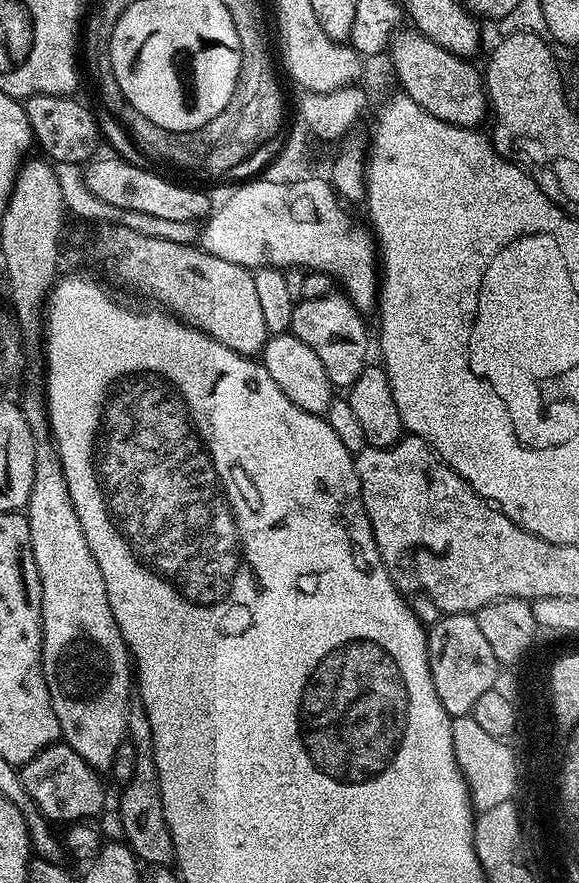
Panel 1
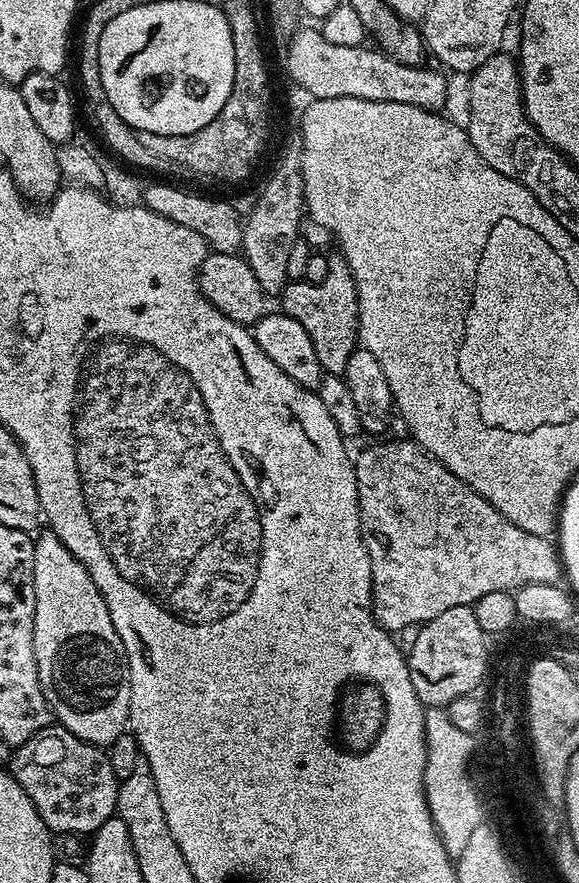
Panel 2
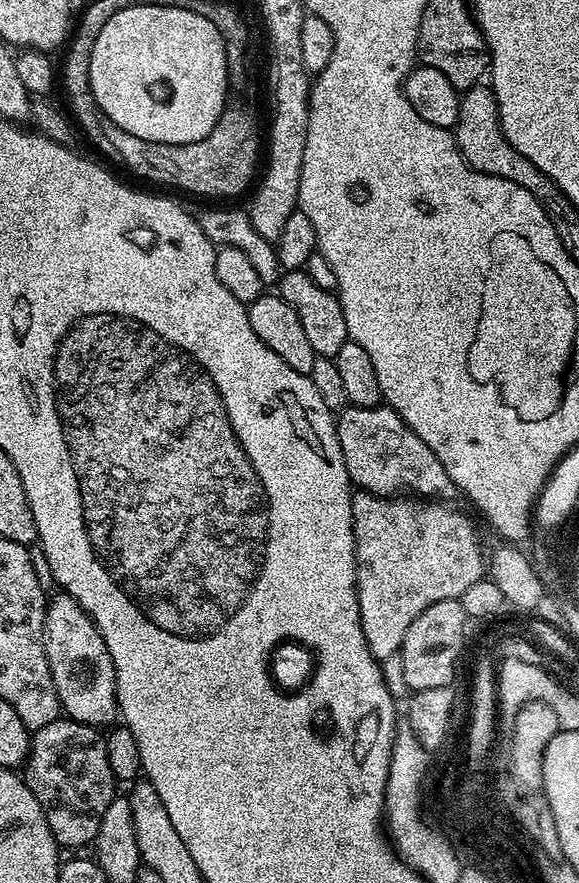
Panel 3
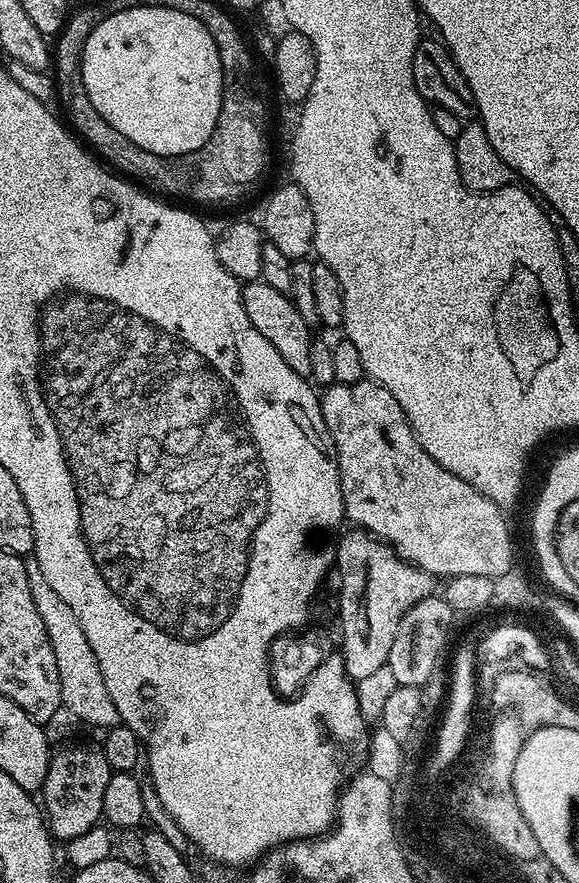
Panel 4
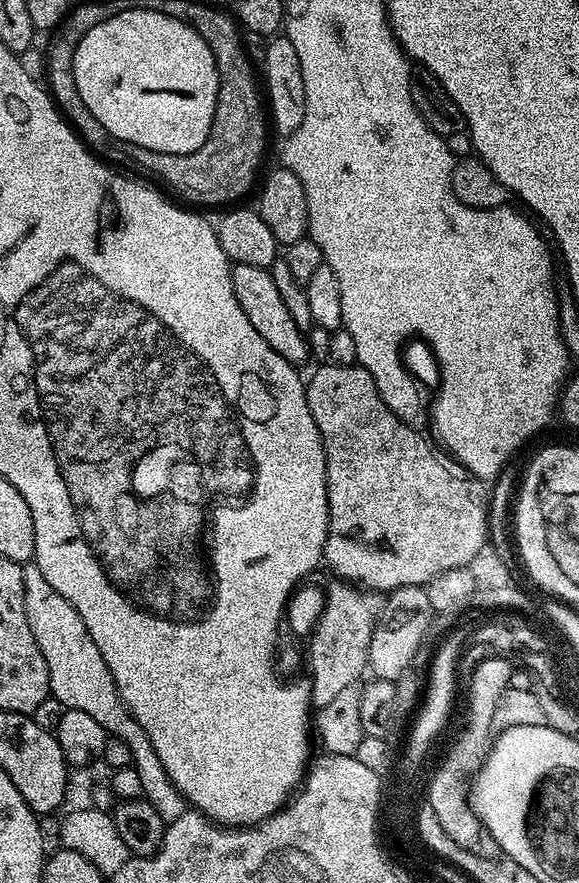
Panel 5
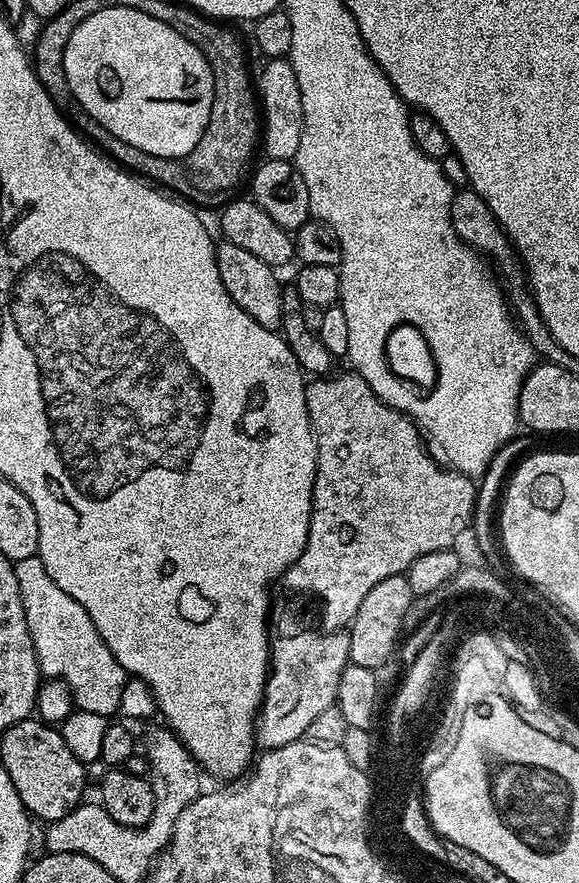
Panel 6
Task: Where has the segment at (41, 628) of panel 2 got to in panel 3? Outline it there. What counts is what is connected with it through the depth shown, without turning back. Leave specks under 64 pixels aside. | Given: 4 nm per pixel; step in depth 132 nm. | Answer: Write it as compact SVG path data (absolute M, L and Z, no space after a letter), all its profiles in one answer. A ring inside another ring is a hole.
M56 594L49 599L48 610L44 614L44 649L46 662L50 662L50 674L54 678L54 690L60 699L60 707L67 719L88 724L94 729L103 729L103 724L111 725L117 719L116 707L116 671L110 658L110 650L106 650L106 642L98 630L98 626L78 606L73 596Z

